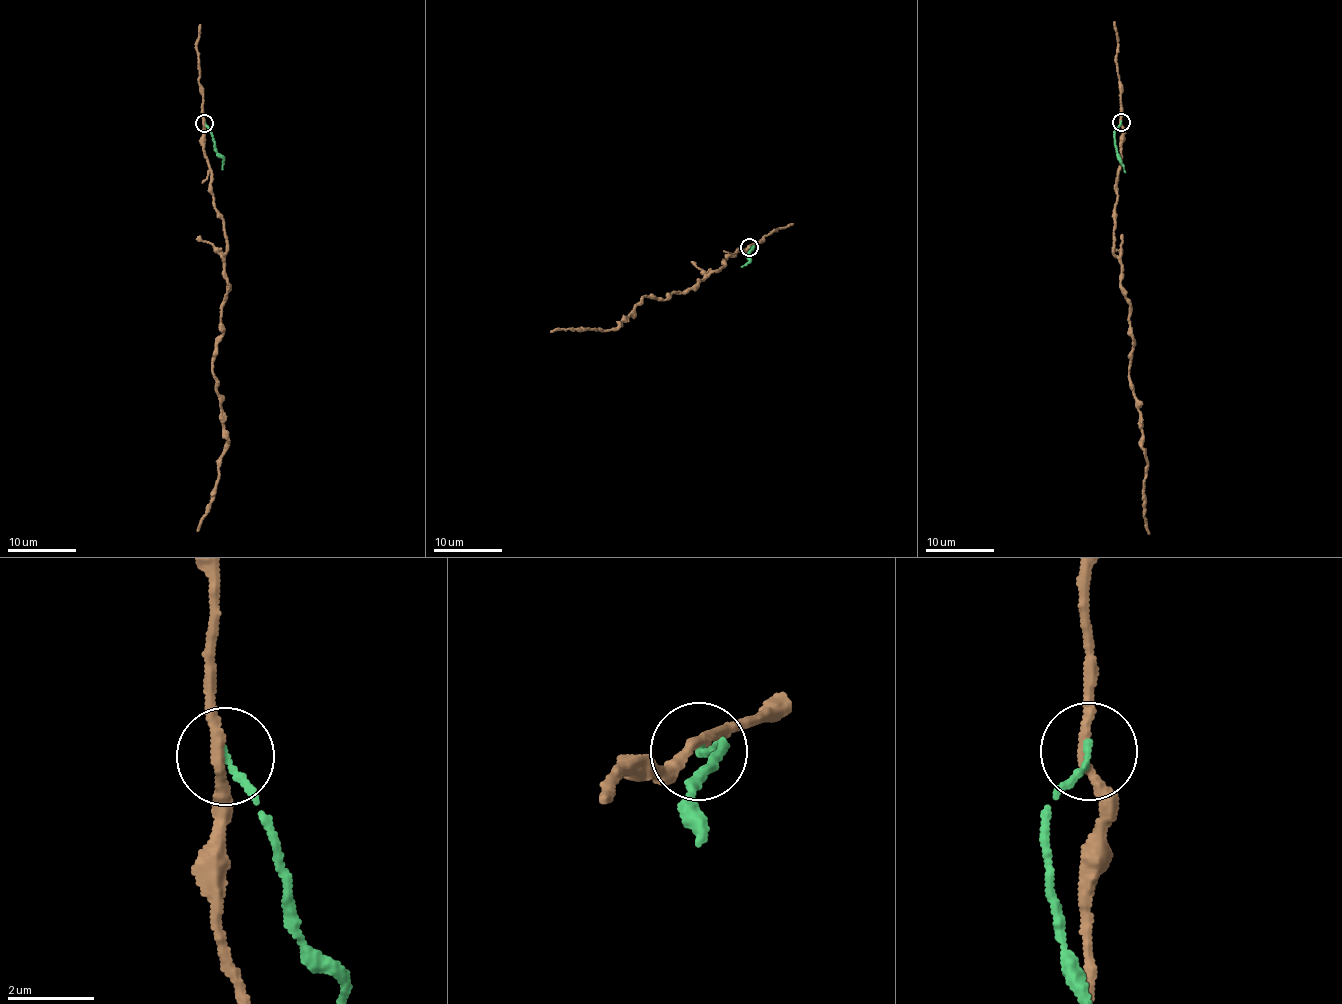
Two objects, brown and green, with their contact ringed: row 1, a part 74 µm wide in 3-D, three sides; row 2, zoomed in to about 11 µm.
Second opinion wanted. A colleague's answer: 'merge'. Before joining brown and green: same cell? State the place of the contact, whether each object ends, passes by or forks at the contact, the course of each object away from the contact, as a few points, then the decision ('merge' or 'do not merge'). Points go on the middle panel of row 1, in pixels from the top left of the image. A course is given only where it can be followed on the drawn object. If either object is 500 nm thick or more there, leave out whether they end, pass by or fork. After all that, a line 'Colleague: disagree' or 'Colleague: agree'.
at (749, 247); brown passes by; green ends there; brown runs (749, 246), (722, 260), (723, 266), (682, 292), (665, 298), (641, 297), (613, 330), (550, 332); green runs (749, 248), (753, 247), (747, 253), (749, 259), (741, 266); do not merge
Colleague: disagree

